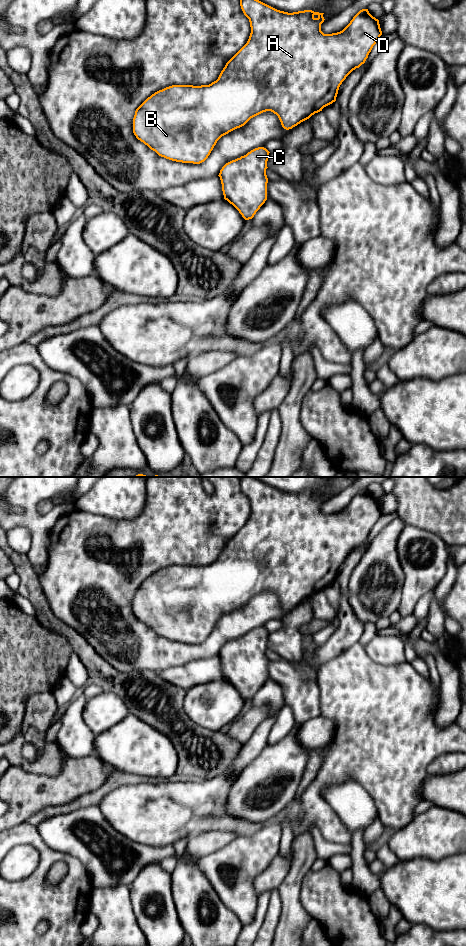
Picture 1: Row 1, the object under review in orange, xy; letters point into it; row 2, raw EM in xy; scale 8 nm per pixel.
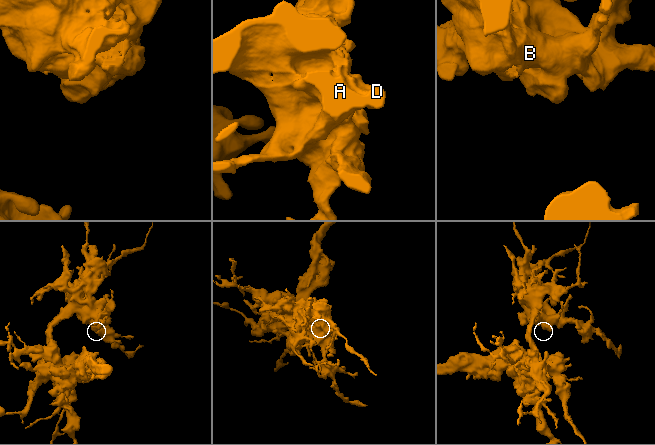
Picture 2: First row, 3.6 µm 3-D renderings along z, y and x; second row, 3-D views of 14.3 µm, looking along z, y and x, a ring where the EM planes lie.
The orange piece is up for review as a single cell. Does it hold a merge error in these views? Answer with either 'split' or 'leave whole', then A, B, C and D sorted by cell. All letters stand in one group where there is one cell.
leave whole; groups A B C D

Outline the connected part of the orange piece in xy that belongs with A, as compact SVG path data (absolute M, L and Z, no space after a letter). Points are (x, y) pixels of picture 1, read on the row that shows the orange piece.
M240 0L240 6L249 19L251 33L247 43L226 63L216 81L201 86L166 87L152 94L136 109L133 133L159 156L176 162L200 164L208 158L222 136L266 111L276 114L284 129L292 129L336 101L342 82L365 63L382 35L379 20L368 9L360 10L342 31L324 34L321 31L324 13L312 10L288 13L259 0Z

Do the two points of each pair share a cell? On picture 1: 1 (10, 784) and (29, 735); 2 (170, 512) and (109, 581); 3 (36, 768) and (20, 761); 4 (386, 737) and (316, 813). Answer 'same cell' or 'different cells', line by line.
1: different cells
2: same cell
3: same cell
4: same cell

